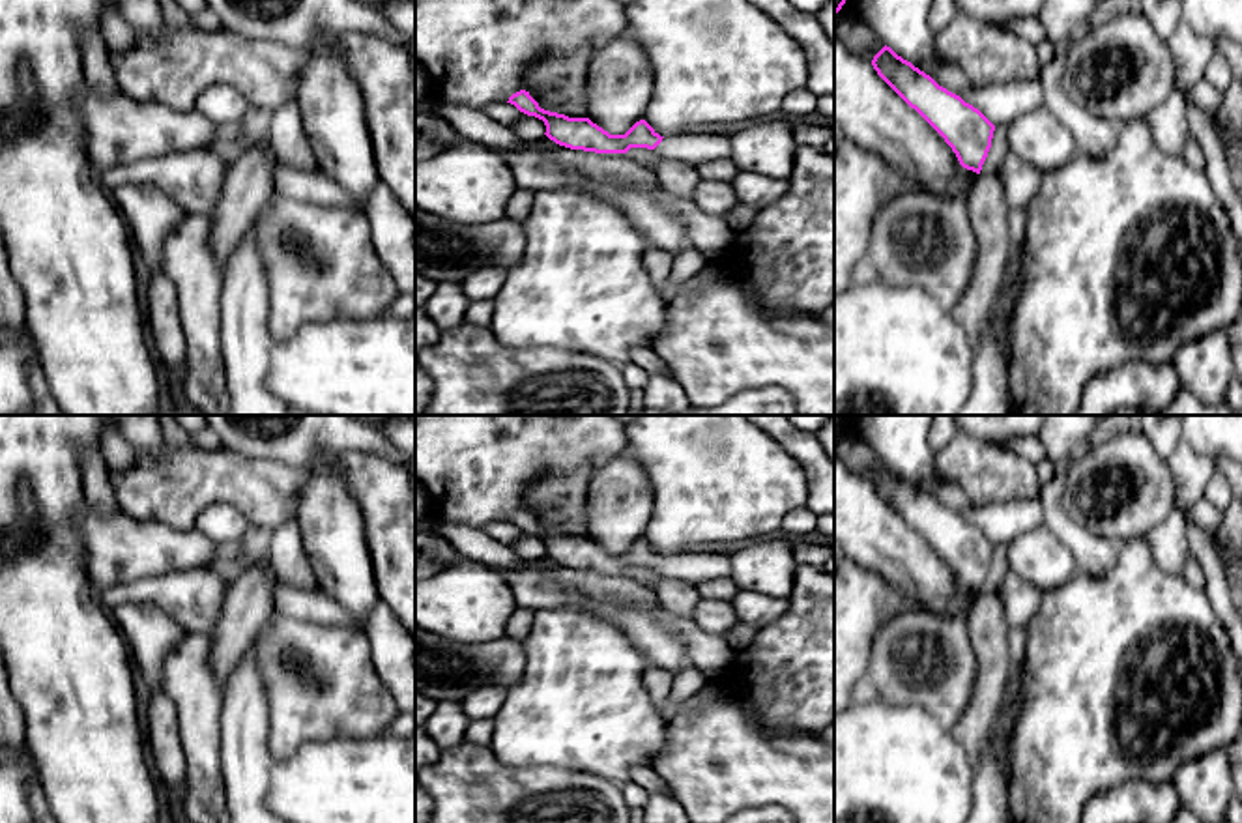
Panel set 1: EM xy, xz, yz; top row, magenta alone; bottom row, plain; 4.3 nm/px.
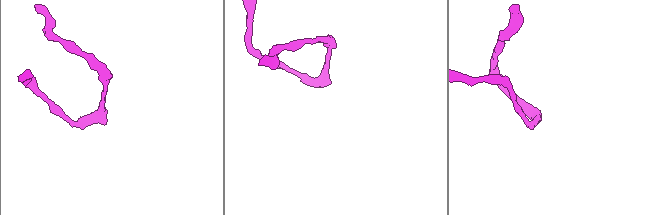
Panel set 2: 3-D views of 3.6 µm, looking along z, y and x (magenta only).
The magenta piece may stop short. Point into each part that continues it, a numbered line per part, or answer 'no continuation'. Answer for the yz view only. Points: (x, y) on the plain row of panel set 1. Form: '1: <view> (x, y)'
1: yz (999, 563)

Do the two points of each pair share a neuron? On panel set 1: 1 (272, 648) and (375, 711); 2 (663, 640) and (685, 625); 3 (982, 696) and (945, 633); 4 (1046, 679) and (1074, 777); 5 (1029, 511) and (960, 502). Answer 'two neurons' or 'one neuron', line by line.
1: one neuron
2: two neurons
3: two neurons
4: one neuron
5: one neuron

